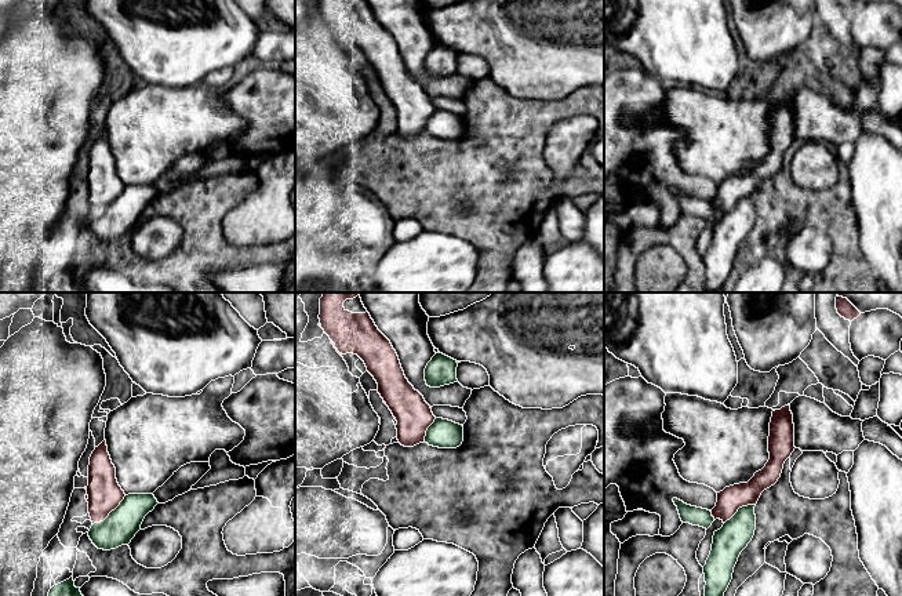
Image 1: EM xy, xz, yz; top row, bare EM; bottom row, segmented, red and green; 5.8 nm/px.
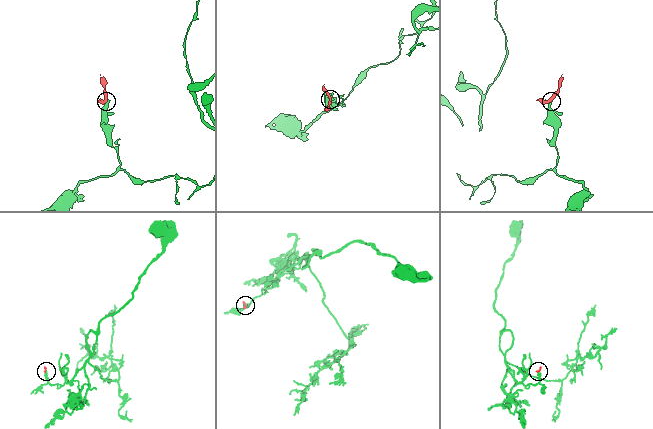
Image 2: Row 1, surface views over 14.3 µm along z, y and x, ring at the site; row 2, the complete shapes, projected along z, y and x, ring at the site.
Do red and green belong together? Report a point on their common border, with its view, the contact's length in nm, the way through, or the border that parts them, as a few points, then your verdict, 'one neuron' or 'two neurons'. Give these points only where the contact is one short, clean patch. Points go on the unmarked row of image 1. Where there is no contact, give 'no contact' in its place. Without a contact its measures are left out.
meets red in xy at (109, 203); contact 260 nm long; border along xy (126, 186), (102, 211), (93, 215); two neurons

